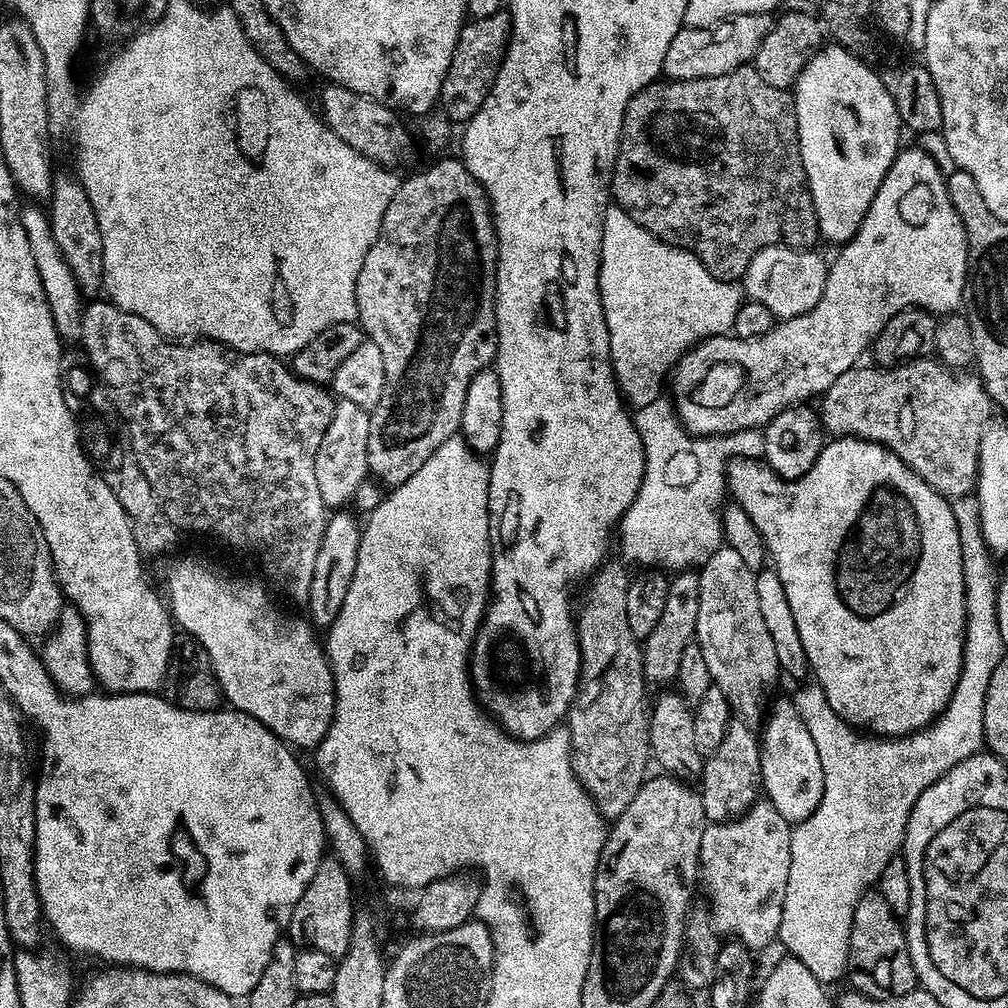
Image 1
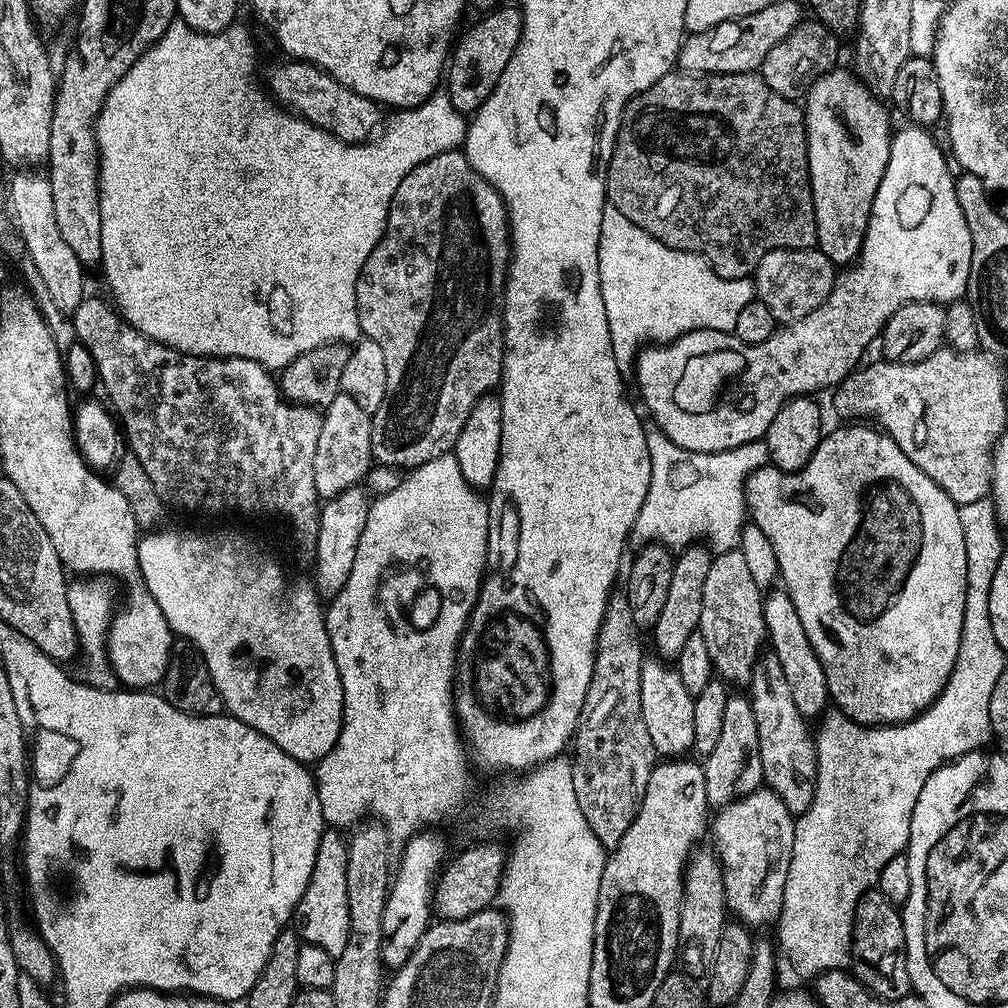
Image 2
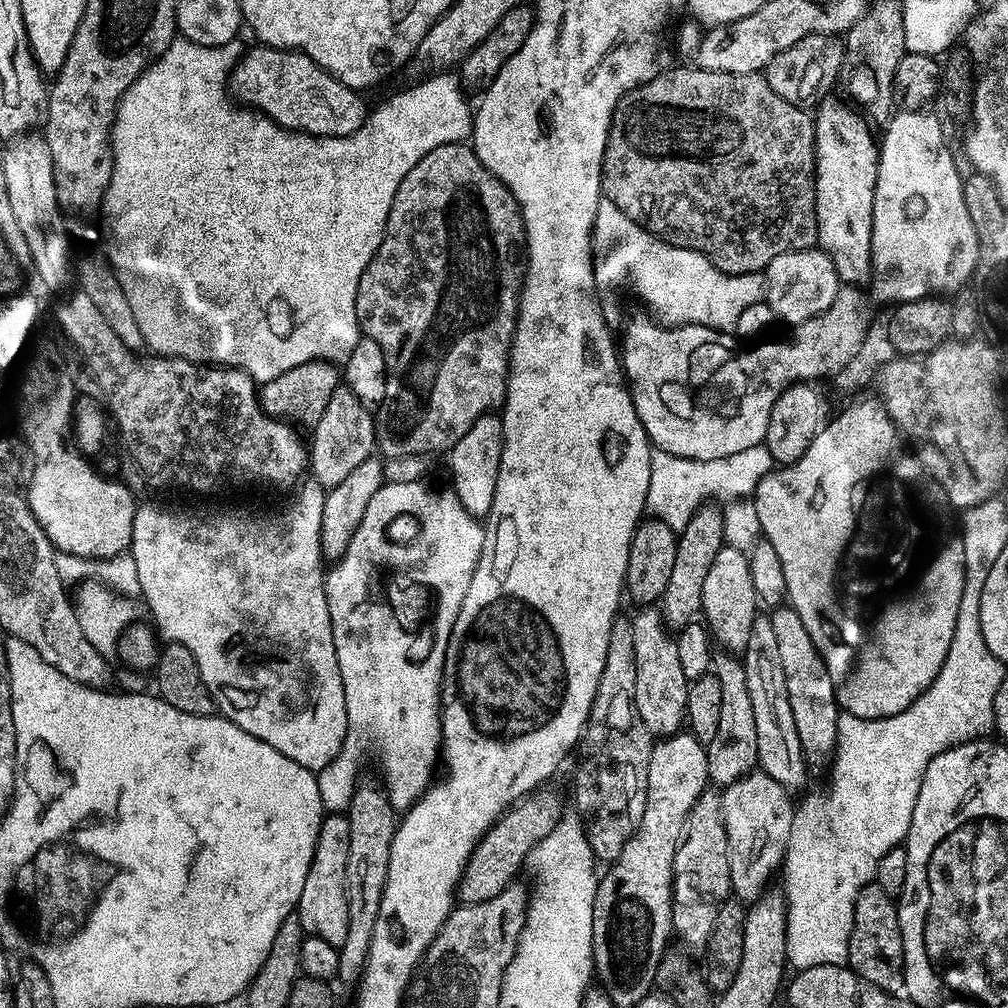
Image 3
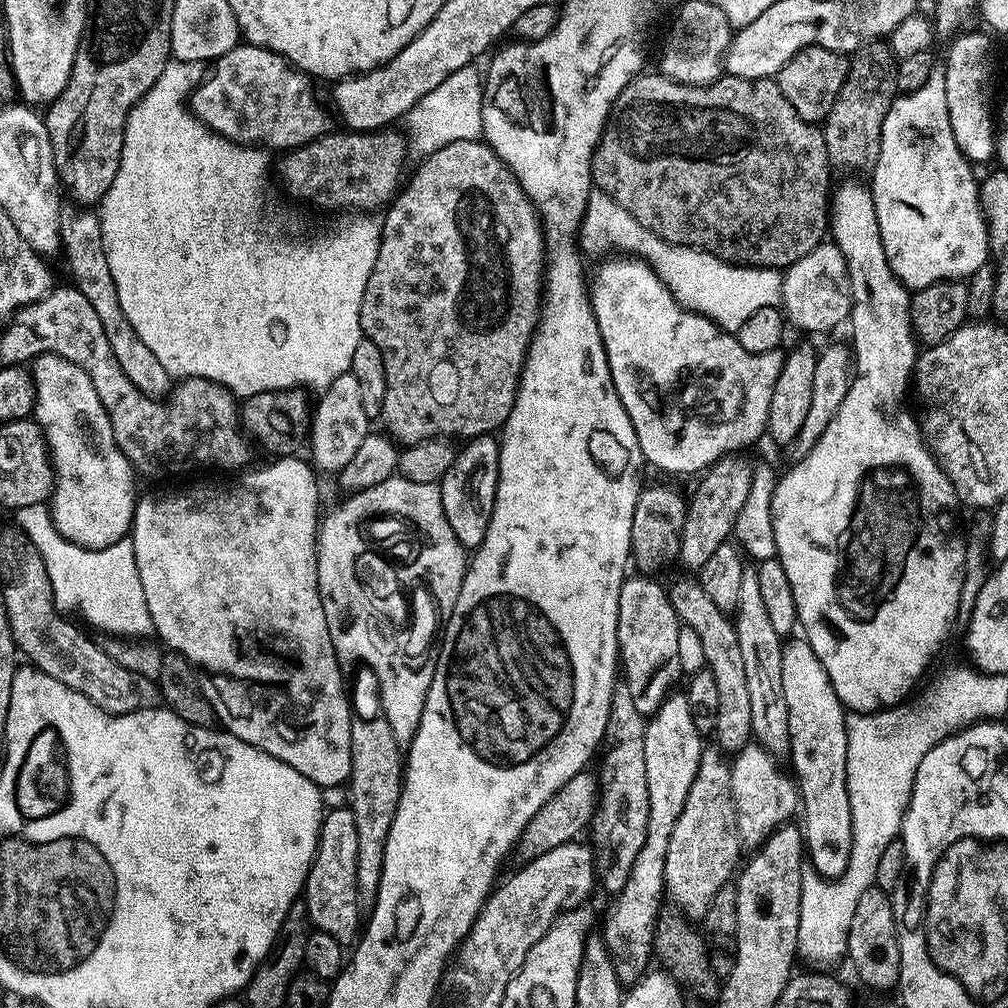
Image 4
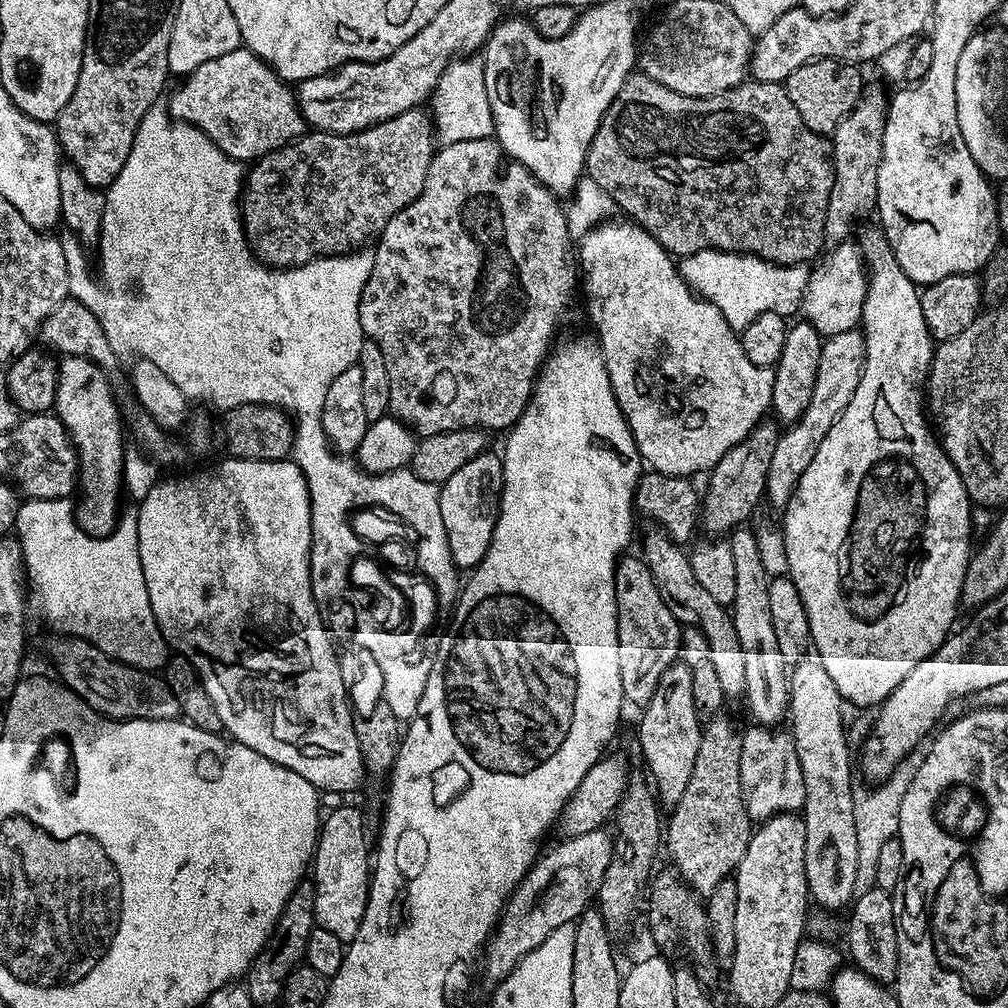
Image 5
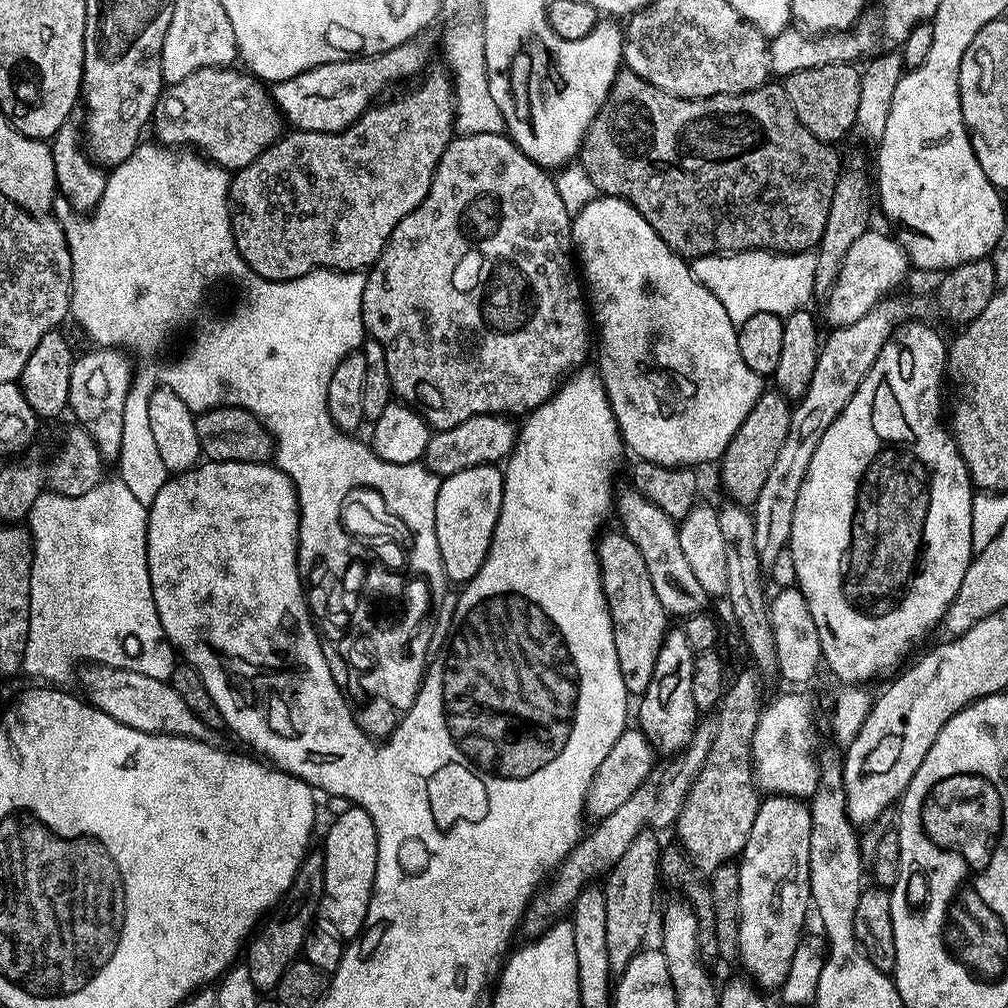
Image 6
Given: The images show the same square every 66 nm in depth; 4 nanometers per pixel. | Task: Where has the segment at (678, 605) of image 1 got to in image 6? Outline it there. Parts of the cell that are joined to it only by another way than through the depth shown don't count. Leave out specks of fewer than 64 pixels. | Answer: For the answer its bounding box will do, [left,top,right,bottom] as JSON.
[718,390,792,505]

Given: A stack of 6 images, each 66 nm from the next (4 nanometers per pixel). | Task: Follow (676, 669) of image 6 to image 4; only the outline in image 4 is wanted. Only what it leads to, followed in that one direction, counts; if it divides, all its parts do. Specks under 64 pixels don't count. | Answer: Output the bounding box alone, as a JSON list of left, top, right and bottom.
[602,691,706,986]

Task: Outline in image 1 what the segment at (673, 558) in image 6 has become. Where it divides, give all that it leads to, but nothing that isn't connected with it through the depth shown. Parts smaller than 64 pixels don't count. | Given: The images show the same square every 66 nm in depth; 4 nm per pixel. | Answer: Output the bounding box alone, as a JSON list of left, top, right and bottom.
[698,718,762,822]

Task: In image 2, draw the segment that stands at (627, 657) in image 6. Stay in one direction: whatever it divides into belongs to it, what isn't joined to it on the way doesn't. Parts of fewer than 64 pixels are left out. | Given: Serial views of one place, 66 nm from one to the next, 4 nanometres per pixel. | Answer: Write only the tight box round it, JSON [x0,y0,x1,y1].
[640,658,694,757]

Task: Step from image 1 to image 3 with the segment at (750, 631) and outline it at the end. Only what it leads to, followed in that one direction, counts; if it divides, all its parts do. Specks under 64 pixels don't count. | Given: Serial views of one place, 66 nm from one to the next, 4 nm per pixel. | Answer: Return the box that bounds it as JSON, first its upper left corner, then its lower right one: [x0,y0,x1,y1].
[702,546,758,654]

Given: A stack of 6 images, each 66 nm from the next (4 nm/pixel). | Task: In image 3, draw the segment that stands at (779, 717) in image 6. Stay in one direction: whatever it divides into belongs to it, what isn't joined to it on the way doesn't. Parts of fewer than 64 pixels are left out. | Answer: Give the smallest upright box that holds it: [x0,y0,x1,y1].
[720,770,794,902]

